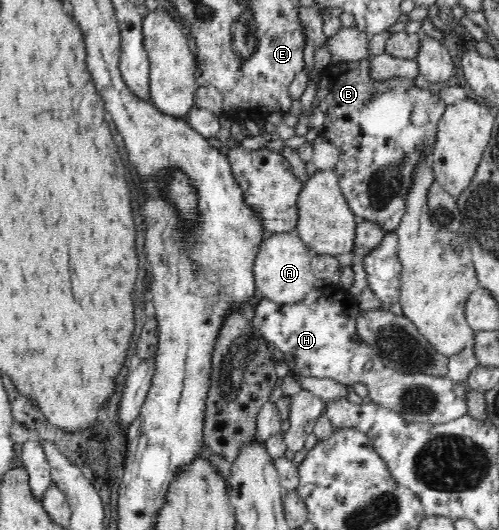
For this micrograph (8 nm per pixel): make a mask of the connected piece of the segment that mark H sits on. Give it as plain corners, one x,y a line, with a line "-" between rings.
334,283
321,288
313,288
299,303
276,304
263,298
254,309
252,324
269,344
273,343
283,351
284,369
300,377
329,378
348,387
354,383
367,386
368,396
373,404
389,409
399,415
405,424
449,424
468,414
466,400
455,395
454,382
445,376
431,376
425,373
405,374
385,365
363,338
357,333
357,317
361,310
356,298
343,287

